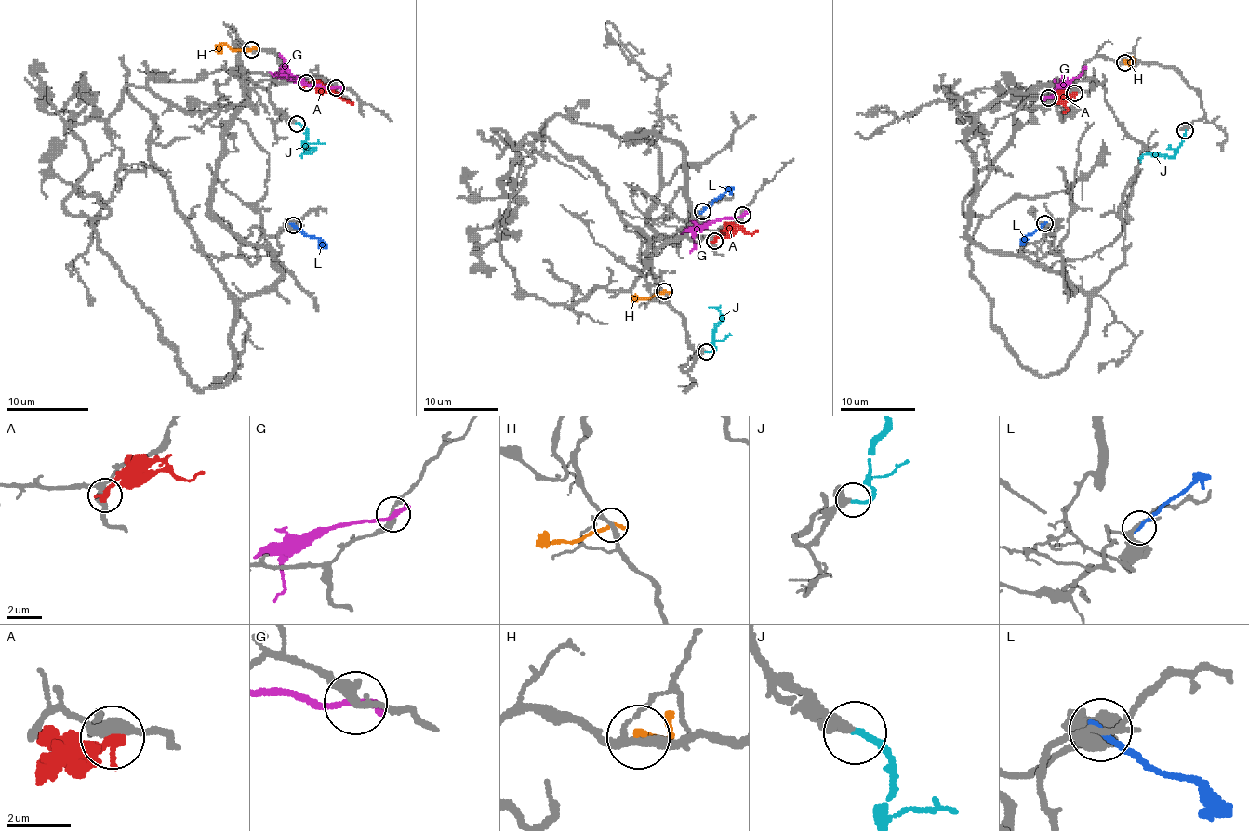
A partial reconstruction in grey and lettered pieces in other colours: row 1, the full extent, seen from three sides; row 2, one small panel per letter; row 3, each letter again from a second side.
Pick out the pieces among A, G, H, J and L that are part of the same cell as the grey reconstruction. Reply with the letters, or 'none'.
none

